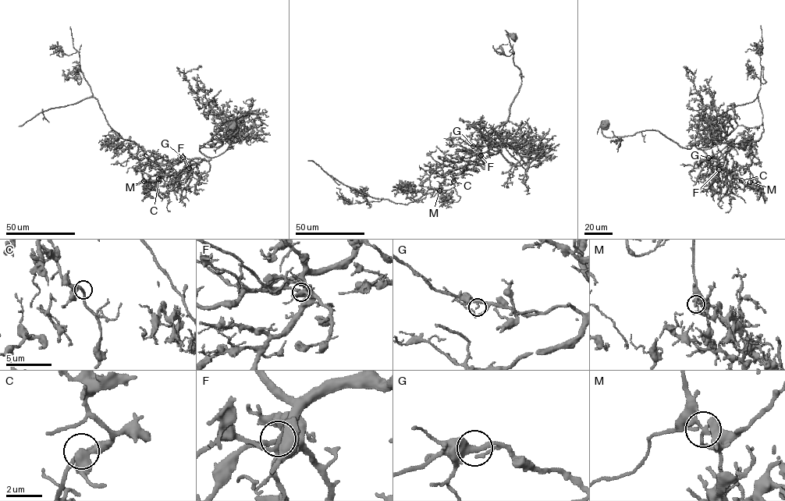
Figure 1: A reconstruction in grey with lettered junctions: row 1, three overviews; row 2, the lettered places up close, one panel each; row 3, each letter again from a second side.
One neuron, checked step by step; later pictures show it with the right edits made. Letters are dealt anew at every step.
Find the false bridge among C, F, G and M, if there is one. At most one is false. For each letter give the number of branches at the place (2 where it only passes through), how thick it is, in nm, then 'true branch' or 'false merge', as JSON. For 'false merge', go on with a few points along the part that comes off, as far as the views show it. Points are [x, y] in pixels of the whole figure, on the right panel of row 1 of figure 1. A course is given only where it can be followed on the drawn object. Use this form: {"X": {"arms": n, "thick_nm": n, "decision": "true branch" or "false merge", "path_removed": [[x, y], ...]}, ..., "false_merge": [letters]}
{"C": {"arms": 2, "thick_nm": 220, "decision": "true branch"}, "F": {"arms": 2, "thick_nm": 240, "decision": "true branch"}, "G": {"arms": 2, "thick_nm": 240, "decision": "true branch"}, "M": {"arms": 2, "thick_nm": 240, "decision": "false merge", "path_removed": [[750, 182], [761, 191], [748, 168], [750, 144], [764, 132], [758, 96], [762, 54], [758, 48], [745, 52]]}, "false_merge": ["M"]}

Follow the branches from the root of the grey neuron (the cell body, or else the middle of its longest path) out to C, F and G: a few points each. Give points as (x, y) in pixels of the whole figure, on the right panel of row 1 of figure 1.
C: (605, 125), (602, 133), (606, 137), (655, 130), (681, 147), (694, 145), (717, 170), (724, 168), (741, 180)
F: (605, 125), (602, 133), (606, 137), (655, 130), (681, 147), (690, 148), (694, 145), (719, 169)
G: (605, 125), (602, 133), (606, 137), (655, 130), (681, 147), (694, 145), (703, 150), (710, 165), (708, 158)

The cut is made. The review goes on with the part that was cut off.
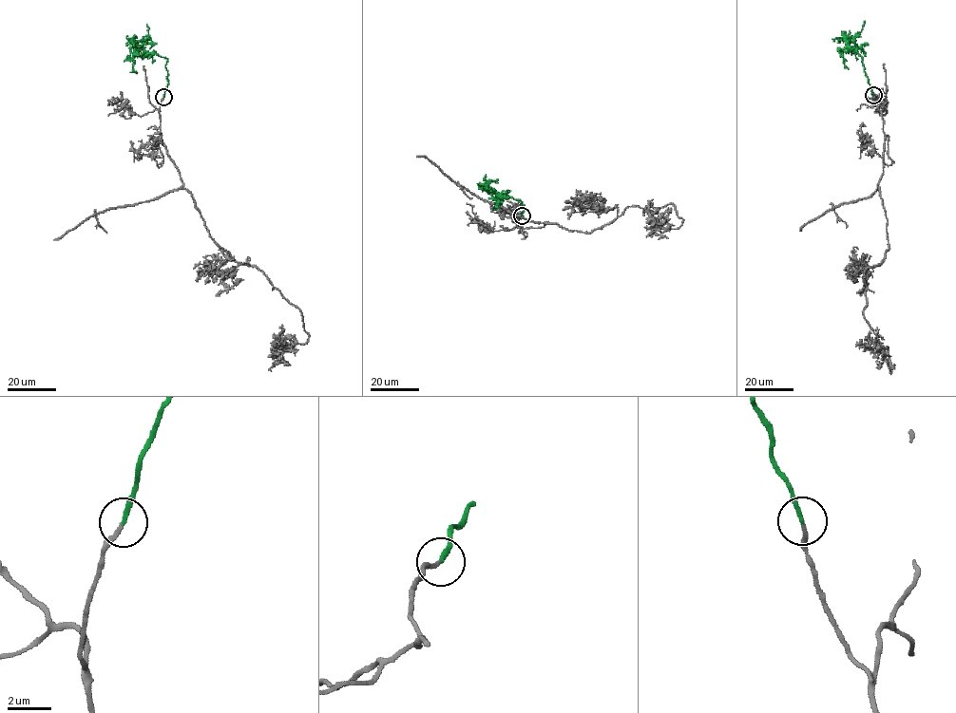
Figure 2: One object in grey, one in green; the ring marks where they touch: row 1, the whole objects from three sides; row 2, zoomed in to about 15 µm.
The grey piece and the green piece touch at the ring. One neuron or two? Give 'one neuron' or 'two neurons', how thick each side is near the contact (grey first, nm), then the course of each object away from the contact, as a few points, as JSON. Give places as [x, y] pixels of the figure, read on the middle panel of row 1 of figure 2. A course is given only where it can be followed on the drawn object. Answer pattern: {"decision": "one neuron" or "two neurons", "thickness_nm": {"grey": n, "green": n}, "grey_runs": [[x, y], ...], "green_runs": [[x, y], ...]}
{"decision": "one neuron", "thickness_nm": {"grey": 190, "green": 190}, "grey_runs": [[521, 215], [524, 229], [590, 233], [629, 206], [672, 203], [681, 224], [659, 228], [657, 213]], "green_runs": [[522, 215], [525, 209], [520, 200], [487, 187], [496, 194], [496, 199], [502, 204], [499, 204]]}

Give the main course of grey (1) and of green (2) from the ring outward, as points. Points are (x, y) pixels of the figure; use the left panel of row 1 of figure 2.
1: (162, 97), (162, 142), (210, 236), (237, 262), (260, 270), (300, 310), (307, 343), (276, 348), (283, 328)
2: (163, 97), (168, 84), (167, 59), (156, 53), (134, 53), (137, 43), (148, 35), (146, 24)

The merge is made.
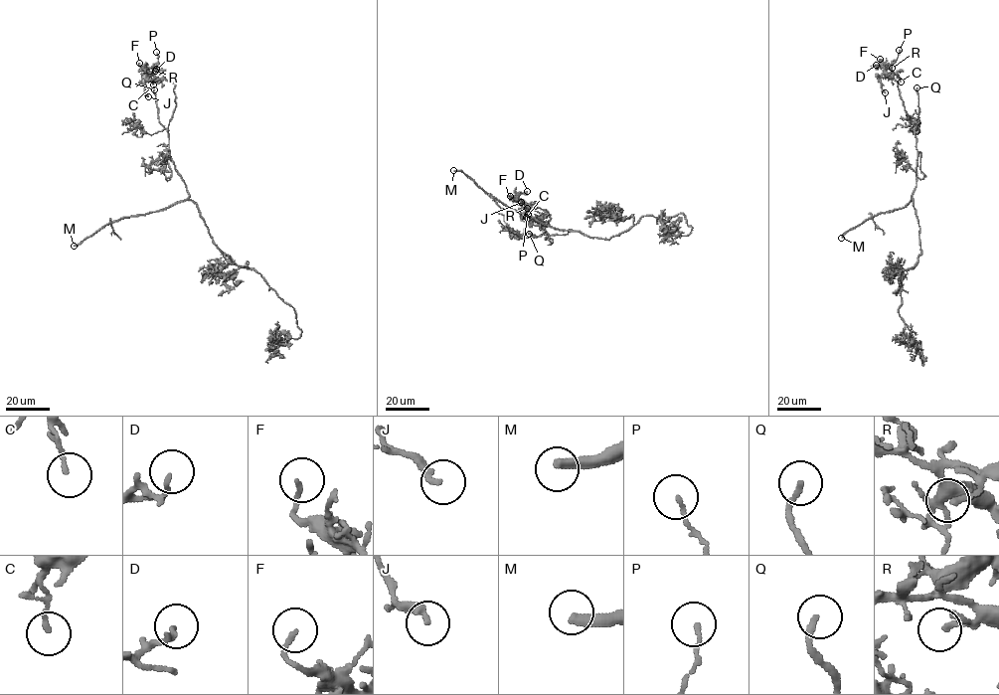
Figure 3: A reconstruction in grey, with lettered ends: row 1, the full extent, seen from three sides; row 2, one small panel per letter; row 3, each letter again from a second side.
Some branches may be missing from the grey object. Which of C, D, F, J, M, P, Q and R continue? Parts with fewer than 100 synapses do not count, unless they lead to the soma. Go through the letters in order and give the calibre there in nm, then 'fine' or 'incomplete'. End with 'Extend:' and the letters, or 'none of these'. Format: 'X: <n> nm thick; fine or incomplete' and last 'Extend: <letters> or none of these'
C: 160 nm thick; fine
D: 130 nm thick; fine
F: 140 nm thick; fine
J: 240 nm thick; fine
M: 360 nm thick; incomplete
P: 120 nm thick; fine
Q: 200 nm thick; incomplete
R: 160 nm thick; fine
Extend: M, Q

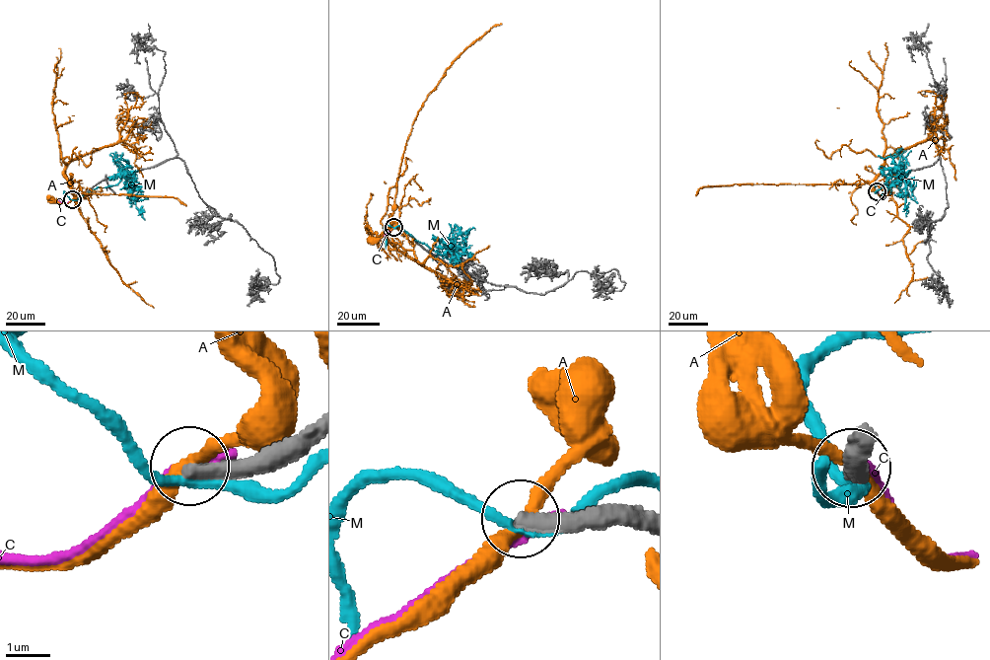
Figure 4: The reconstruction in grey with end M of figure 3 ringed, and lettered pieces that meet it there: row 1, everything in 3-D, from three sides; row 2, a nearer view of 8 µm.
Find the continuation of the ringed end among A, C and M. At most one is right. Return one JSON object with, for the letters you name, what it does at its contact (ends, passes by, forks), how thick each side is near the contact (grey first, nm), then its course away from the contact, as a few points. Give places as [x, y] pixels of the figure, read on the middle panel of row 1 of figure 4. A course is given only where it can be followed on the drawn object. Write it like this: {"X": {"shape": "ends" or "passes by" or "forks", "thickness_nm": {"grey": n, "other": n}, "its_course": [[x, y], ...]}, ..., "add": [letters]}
{"add": []}

